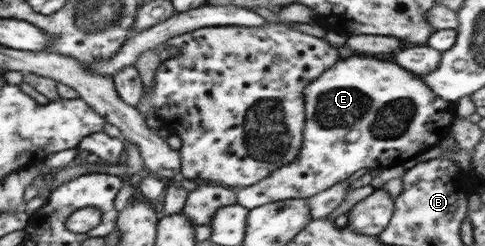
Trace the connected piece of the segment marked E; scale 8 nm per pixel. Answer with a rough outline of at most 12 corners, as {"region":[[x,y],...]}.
{"region":[[343,56],[304,90],[296,159],[237,204],[408,165],[455,102],[393,59]]}

